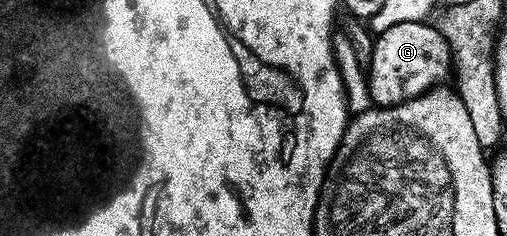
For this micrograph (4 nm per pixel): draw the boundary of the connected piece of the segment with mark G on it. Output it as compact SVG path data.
M424 20L400 22L385 29L373 41L373 53L367 56L369 100L374 105L390 108L422 96L438 87L445 75L451 72L449 43L443 38L440 27Z

